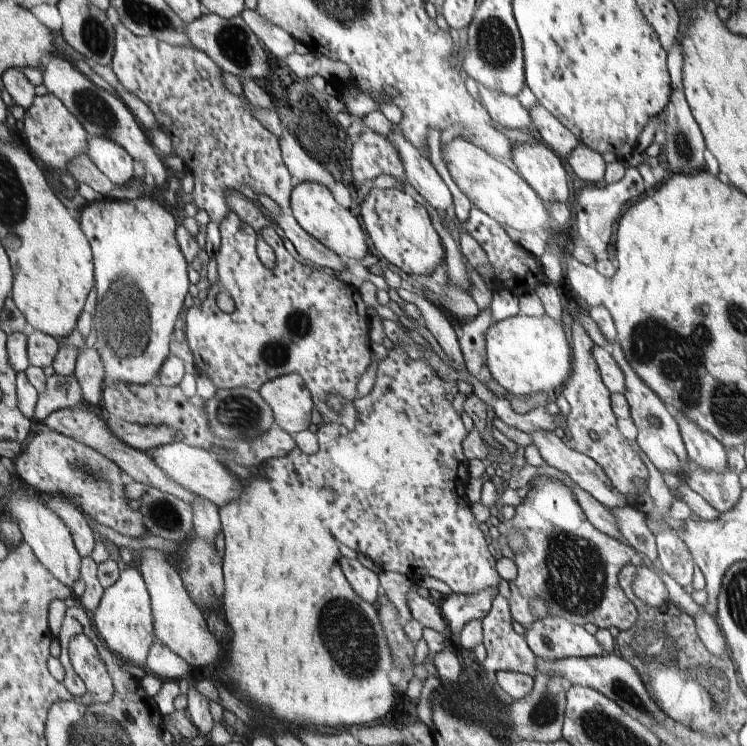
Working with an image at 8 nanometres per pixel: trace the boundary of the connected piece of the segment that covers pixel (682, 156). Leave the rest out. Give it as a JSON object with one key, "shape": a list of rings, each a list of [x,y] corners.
{"shape":[[[674,89],[670,96],[669,107],[666,108],[664,145],[666,160],[671,173],[697,172],[704,166],[704,139],[700,134],[700,125],[693,117],[683,90]]]}

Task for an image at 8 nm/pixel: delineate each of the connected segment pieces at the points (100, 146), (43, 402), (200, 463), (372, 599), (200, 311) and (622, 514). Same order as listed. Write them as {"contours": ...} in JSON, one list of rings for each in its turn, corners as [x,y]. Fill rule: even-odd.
{"contours":[[[[90,135],[87,154],[117,187],[122,188],[134,176],[133,158],[114,140]]],[[[74,373],[72,376],[54,374],[46,382],[44,392],[38,395],[35,418],[44,421],[53,412],[74,408],[83,403],[82,388]]],[[[175,441],[174,443],[156,446],[156,448],[152,448],[145,453],[170,480],[178,482],[188,492],[210,500],[217,507],[226,506],[228,502],[238,500],[240,494],[242,494],[240,480],[236,480],[236,486],[234,486],[234,476],[228,472],[228,468],[222,466],[216,458],[212,458],[206,450],[200,450],[200,447],[193,447],[186,443]]],[[[342,557],[341,565],[346,580],[349,580],[354,592],[357,592],[362,600],[365,600],[368,604],[376,603],[381,593],[380,577],[366,566],[363,566],[358,559]]],[[[231,211],[226,214],[226,219],[222,220],[222,223],[219,223],[219,231],[221,232],[221,245],[220,250],[218,250],[215,257],[218,281],[207,290],[207,297],[201,302],[200,308],[190,308],[186,311],[186,317],[183,321],[185,333],[184,350],[191,352],[193,355],[193,366],[195,371],[199,374],[204,374],[204,372],[206,372],[207,376],[218,389],[250,388],[252,390],[259,390],[259,388],[264,383],[268,383],[269,380],[277,379],[278,377],[292,373],[299,374],[305,379],[306,386],[314,396],[314,408],[318,408],[322,420],[325,423],[338,422],[338,424],[344,424],[346,428],[352,430],[352,428],[354,428],[354,422],[356,422],[356,412],[354,412],[354,410],[340,410],[340,412],[336,412],[336,410],[328,404],[328,396],[338,394],[338,396],[342,396],[342,404],[344,404],[344,406],[352,404],[354,398],[358,396],[358,382],[360,382],[360,376],[364,374],[364,370],[368,368],[370,358],[372,358],[372,352],[370,352],[370,338],[368,338],[368,312],[366,312],[368,306],[366,306],[364,300],[362,300],[360,291],[356,290],[356,287],[352,288],[352,286],[348,286],[347,283],[344,284],[344,282],[340,282],[338,278],[326,274],[323,270],[318,270],[318,267],[313,264],[311,266],[300,264],[300,262],[284,248],[282,238],[280,238],[278,232],[274,230],[273,224],[264,226],[260,230],[260,233],[255,232],[250,225],[240,220],[236,213]],[[258,236],[262,236],[264,242],[267,242],[272,247],[272,250],[274,250],[276,256],[274,268],[266,268],[260,259],[258,259],[258,255],[256,255],[256,242],[258,242]],[[220,292],[230,294],[235,304],[234,312],[228,314],[228,312],[220,310],[216,303],[216,296],[218,296]]],[[[630,504],[624,508],[610,509],[610,512],[614,512],[618,528],[629,545],[652,562],[658,560],[655,536],[644,522],[646,514]]]]}

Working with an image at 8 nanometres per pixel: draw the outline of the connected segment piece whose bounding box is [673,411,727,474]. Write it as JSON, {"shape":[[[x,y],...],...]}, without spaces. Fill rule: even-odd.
{"shape":[[[673,411],[673,413],[690,460],[694,460],[704,470],[722,474],[727,466],[727,454],[723,444],[706,433],[706,430],[700,430],[682,412]]]}

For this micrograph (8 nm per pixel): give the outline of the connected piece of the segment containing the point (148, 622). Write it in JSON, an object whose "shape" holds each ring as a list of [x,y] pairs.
{"shape":[[[130,566],[120,571],[118,580],[110,588],[105,588],[102,600],[92,616],[96,632],[106,642],[106,646],[123,660],[144,668],[150,647],[157,637],[154,636],[152,597],[141,572]]]}

